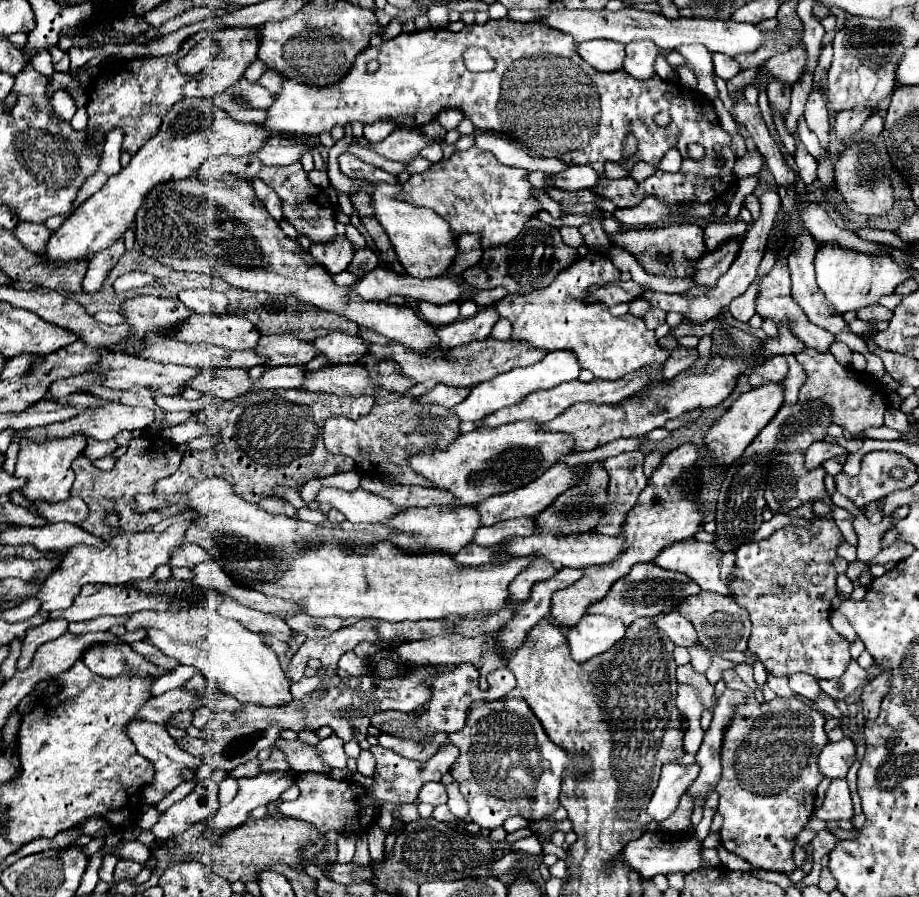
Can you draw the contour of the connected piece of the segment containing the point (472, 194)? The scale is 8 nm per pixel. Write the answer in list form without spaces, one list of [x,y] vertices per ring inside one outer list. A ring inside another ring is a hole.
[[[473,146],[465,152],[455,152],[449,160],[433,164],[423,174],[413,174],[407,180],[407,184],[403,184],[401,198],[413,206],[427,206],[427,208],[435,210],[451,226],[455,236],[461,236],[465,232],[479,234],[483,250],[487,250],[491,246],[501,246],[503,242],[511,242],[521,232],[523,224],[543,208],[541,202],[533,194],[533,186],[529,182],[527,170],[505,166],[491,152],[481,152],[477,146]]]

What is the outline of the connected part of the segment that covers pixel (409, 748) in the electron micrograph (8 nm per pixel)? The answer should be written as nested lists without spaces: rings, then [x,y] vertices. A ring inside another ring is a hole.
[[[443,732],[435,734],[431,744],[417,744],[417,742],[395,738],[391,734],[379,736],[379,746],[397,752],[403,758],[411,758],[411,760],[419,760],[419,762],[425,762],[427,758],[431,758],[431,754],[435,754],[435,750],[439,750],[439,746],[443,746],[445,742],[447,742],[447,734],[443,734]]]

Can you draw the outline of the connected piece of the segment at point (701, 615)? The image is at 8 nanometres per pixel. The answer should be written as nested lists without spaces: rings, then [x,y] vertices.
[[[699,592],[691,598],[685,598],[679,606],[679,614],[687,618],[697,632],[699,644],[705,646],[711,652],[717,650],[737,650],[745,652],[747,650],[747,640],[751,634],[751,620],[747,610],[743,610],[731,596],[715,594],[715,592]]]

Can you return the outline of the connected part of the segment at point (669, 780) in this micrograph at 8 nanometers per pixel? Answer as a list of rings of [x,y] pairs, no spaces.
[[[667,764],[667,766],[663,766],[659,786],[647,806],[647,814],[655,822],[663,822],[665,818],[669,818],[671,812],[675,812],[679,798],[685,794],[687,786],[691,786],[691,782],[697,778],[697,774],[699,774],[697,764],[689,764],[689,766]]]

